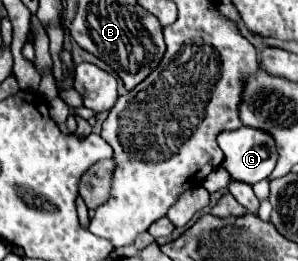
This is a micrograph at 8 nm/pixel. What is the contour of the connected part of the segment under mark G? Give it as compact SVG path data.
M246 126L222 132L222 136L218 136L218 146L224 152L222 166L228 170L230 180L250 186L268 178L278 160L274 140L270 140L266 132Z

